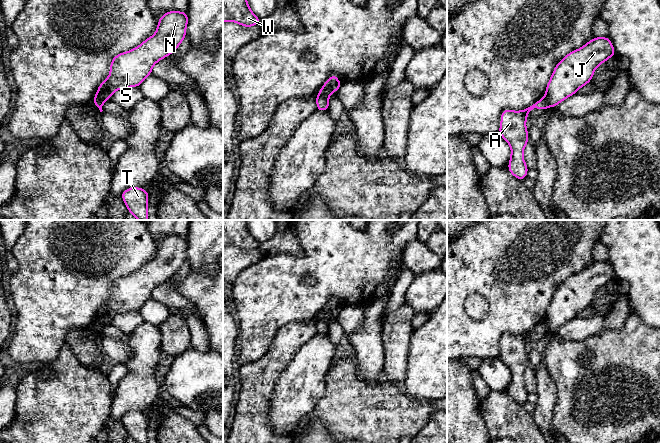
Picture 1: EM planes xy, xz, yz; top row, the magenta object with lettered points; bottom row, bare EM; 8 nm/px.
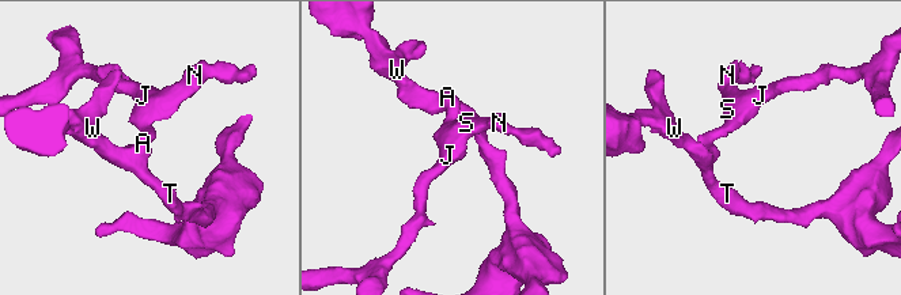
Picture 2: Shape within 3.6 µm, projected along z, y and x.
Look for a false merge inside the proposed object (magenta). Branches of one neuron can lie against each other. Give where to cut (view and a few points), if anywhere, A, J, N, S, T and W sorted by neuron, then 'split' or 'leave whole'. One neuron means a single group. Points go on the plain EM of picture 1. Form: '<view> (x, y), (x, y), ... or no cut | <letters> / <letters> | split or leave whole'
xz (318, 318), (326, 318), (328, 320) | A T W / J N S | split

